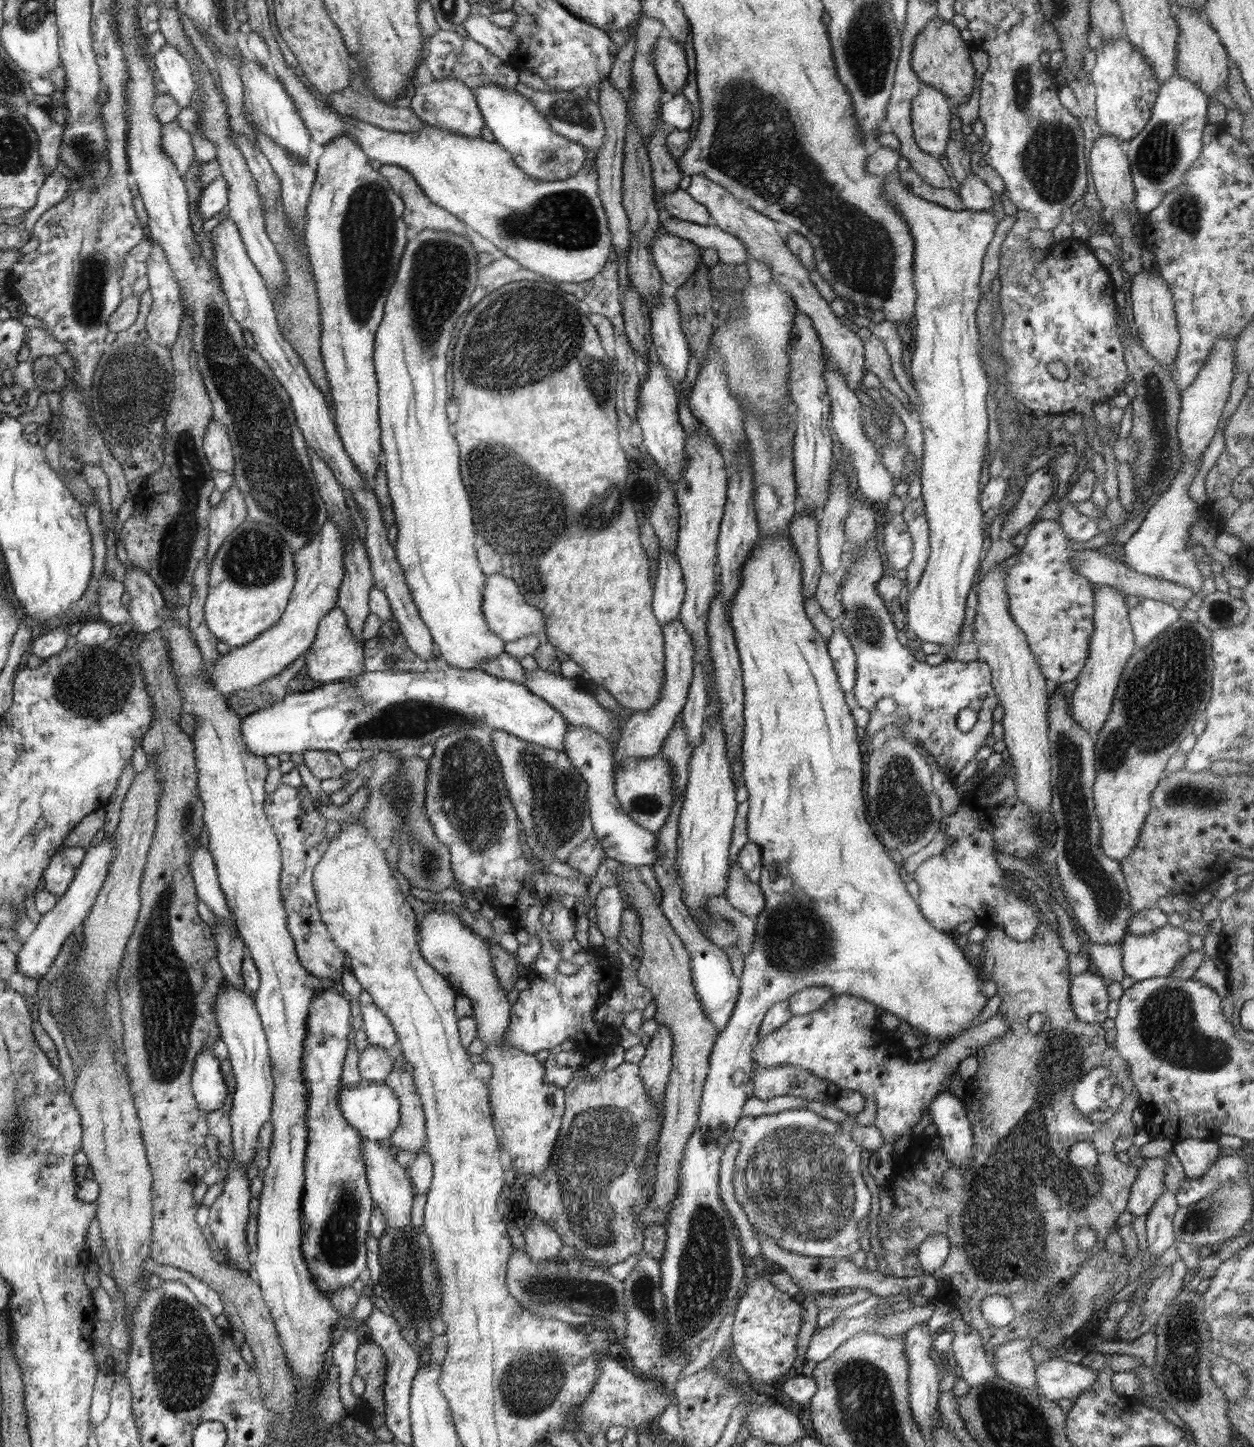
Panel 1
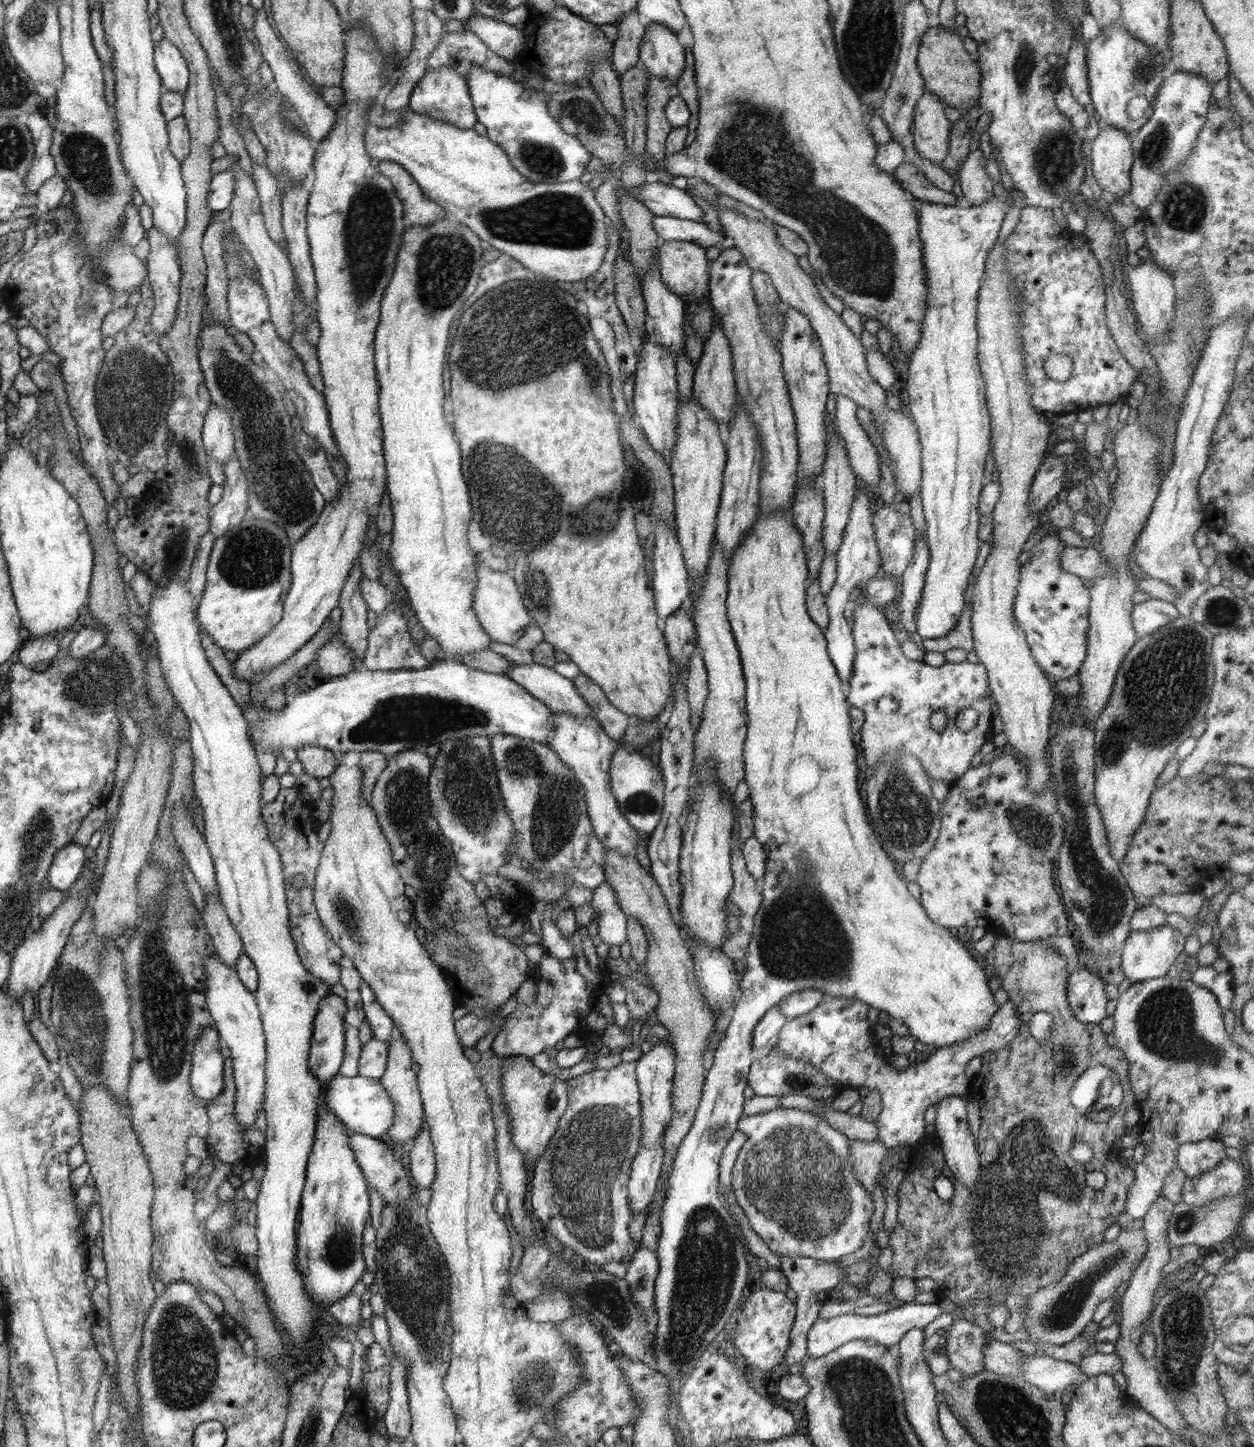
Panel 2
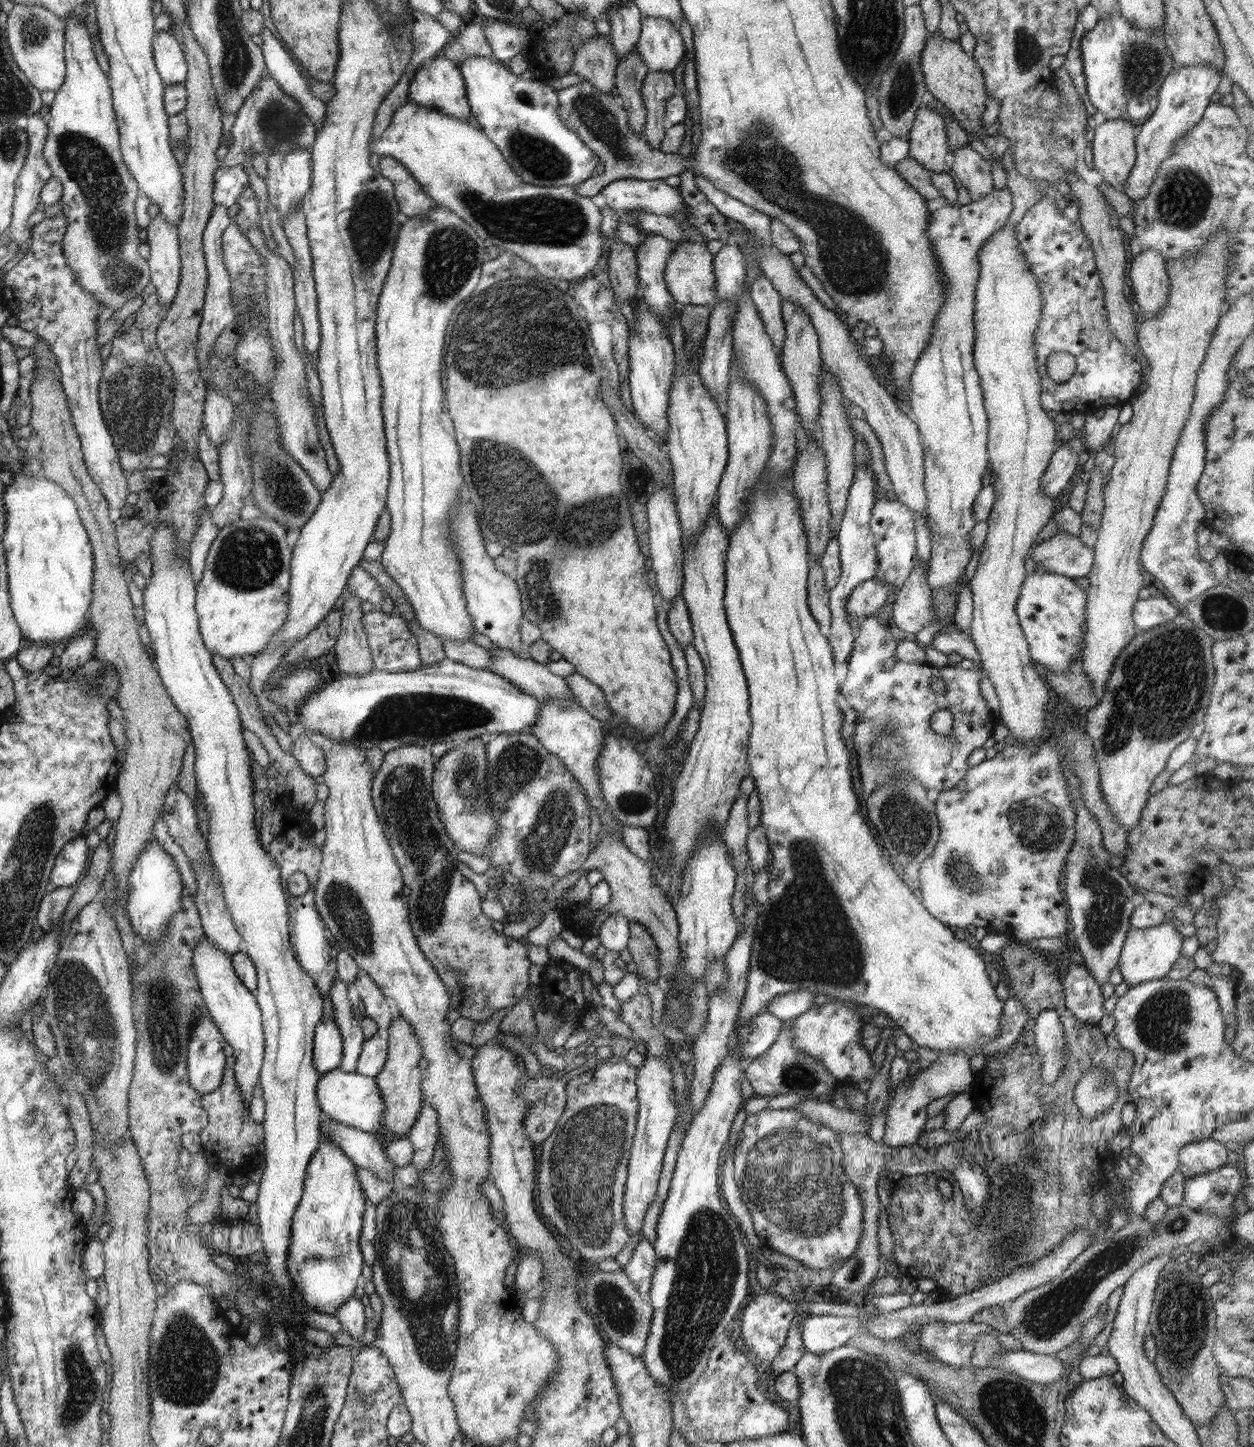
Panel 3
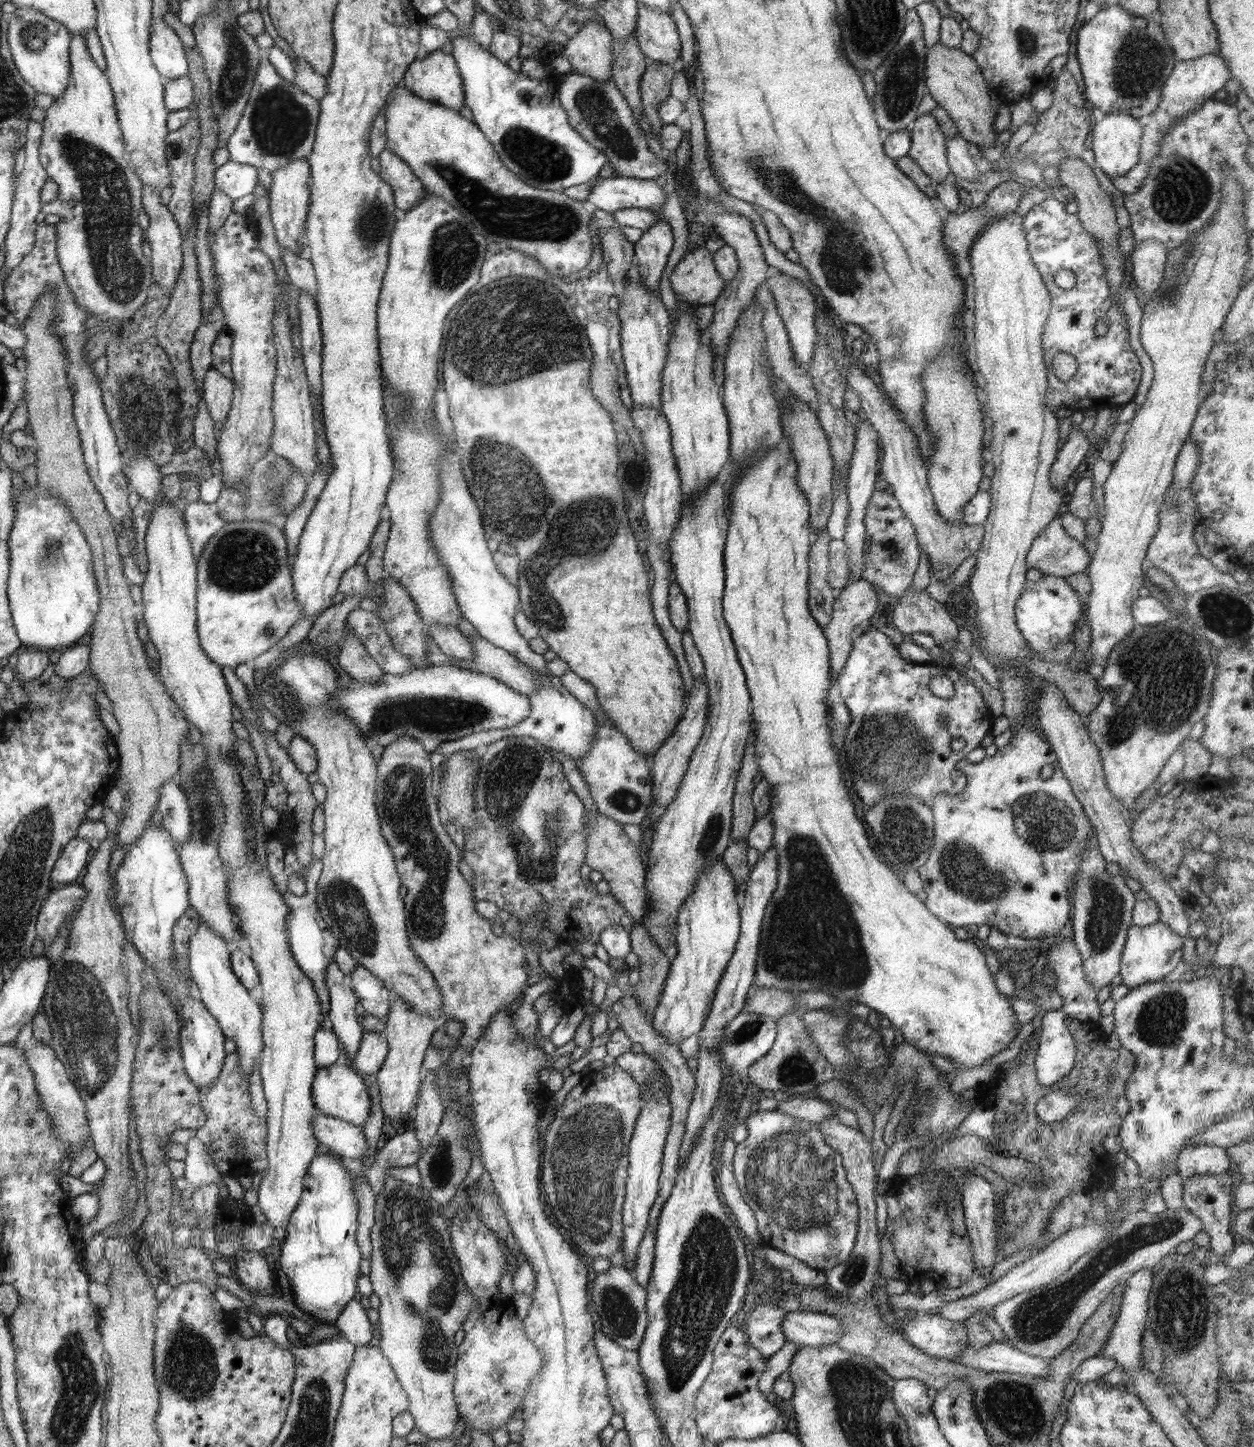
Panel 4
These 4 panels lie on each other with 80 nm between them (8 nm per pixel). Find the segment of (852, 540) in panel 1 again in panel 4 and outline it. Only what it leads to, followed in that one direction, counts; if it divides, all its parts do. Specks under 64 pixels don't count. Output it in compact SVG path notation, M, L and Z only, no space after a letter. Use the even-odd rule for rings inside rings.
M871 622L864 626L862 636L855 638L852 644L852 651L850 651L842 674L836 679L836 682L838 682L838 686L840 686L840 694L842 698L844 698L844 704L847 706L851 718L850 724L848 725L844 735L844 748L842 748L842 752L844 752L844 758L846 758L845 765L848 767L848 770L850 770L850 774L852 774L854 792L858 794L858 798L862 800L862 804L866 804L866 806L874 806L874 804L876 804L878 800L882 800L884 796L890 796L890 794L902 794L902 792L906 792L906 794L909 794L927 804L930 798L935 798L938 794L958 794L964 791L964 788L966 788L967 776L957 769L957 764L960 761L963 761L971 750L980 747L982 740L991 734L994 720L994 716L984 703L984 698L982 697L980 689L978 689L972 681L969 681L966 677L963 677L960 673L954 671L950 665L935 663L909 663L908 661L905 661L899 656L895 643L886 634L884 634L884 632L878 630L876 624L872 625ZM934 676L947 676L953 682L955 695L952 699L940 698L930 691L928 684L930 684L930 680L932 680ZM954 738L962 738L962 740L966 742L964 748L958 751L952 750L950 742L952 742Z

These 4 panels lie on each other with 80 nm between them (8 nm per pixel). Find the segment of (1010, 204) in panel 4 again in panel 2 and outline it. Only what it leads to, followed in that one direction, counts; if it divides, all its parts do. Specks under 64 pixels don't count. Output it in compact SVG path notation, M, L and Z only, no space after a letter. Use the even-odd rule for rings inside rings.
M992 195L979 205L926 204L915 199L922 239L923 265L927 286L926 312L922 321L918 346L911 354L908 377L904 380L908 392L908 414L916 423L921 442L921 506L926 520L928 566L922 598L915 616L915 632L926 640L944 638L954 628L965 609L964 591L975 566L981 546L978 511L984 482L984 463L990 448L991 418L986 406L985 384L977 359L977 302L985 273L986 257L997 242L1001 224L1009 211L1005 196Z

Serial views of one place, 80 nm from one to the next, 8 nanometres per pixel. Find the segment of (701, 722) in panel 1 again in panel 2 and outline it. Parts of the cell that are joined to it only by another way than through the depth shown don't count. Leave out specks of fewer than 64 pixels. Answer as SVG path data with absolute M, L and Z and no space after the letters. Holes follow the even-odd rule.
M697 652L690 656L685 676L685 687L690 703L690 720L695 730L699 727L705 700L709 693L707 685L707 670L703 658Z

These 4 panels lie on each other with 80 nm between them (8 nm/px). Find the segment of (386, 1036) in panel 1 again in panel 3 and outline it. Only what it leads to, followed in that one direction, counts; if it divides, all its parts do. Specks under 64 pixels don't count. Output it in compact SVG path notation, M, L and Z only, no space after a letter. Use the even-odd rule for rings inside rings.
M362 969L358 971L358 976L354 980L354 988L358 989L360 993L366 1016L378 1024L378 1031L385 1036L390 1026L394 1024L394 1020L398 1018L396 1008L386 1002L381 988L378 988L378 985L374 984L374 980Z

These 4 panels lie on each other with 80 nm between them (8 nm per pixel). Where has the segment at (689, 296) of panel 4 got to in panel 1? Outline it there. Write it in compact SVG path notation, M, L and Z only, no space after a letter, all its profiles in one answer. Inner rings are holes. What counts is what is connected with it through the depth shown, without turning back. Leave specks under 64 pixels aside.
M661 225L657 228L655 238L651 240L651 251L663 280L663 288L669 295L674 294L703 262L699 246L668 234Z

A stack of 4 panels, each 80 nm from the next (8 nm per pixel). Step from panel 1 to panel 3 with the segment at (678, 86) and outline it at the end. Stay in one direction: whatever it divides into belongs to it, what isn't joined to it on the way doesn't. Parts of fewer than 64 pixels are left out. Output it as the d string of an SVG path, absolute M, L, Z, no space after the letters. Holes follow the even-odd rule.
M652 16L644 17L641 22L642 32L636 46L638 56L644 60L649 71L676 70L686 50L675 24Z

